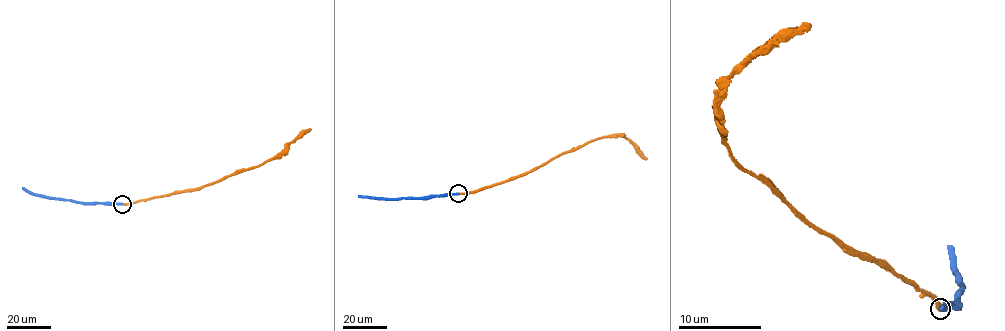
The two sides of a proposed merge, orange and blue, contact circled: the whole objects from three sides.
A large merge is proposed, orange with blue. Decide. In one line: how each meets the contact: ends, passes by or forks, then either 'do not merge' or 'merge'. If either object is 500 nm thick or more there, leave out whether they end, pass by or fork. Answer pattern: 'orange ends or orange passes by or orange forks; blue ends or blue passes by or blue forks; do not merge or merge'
orange ends; blue ends; merge

